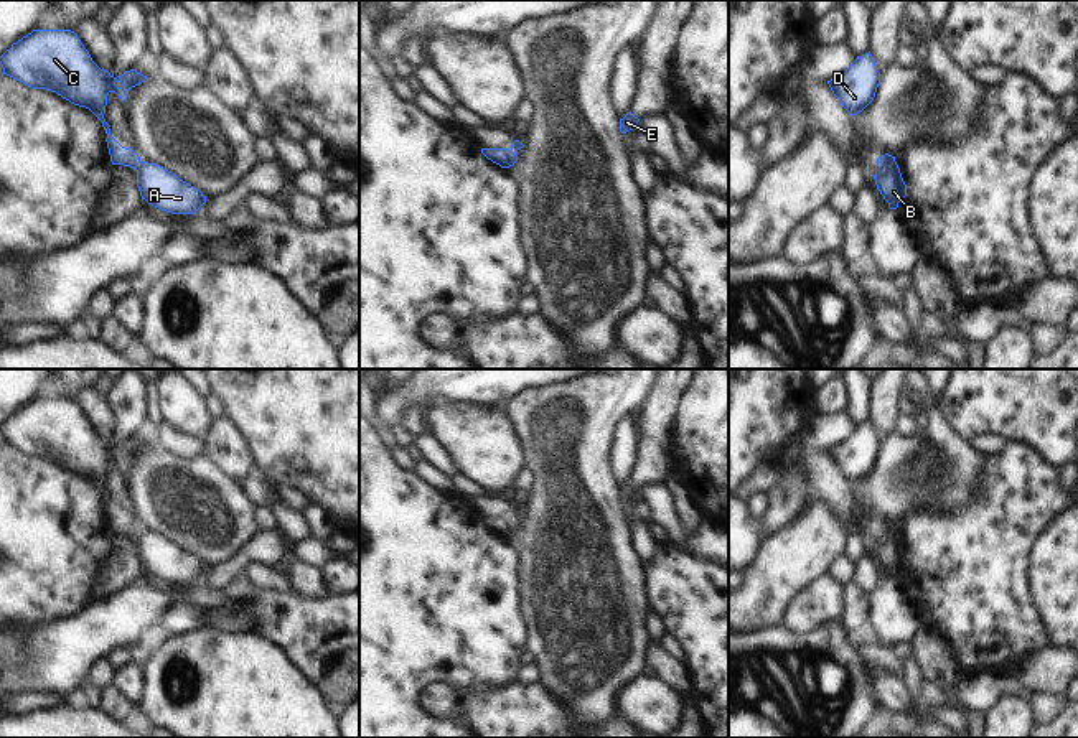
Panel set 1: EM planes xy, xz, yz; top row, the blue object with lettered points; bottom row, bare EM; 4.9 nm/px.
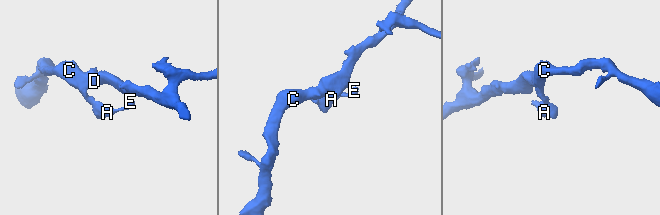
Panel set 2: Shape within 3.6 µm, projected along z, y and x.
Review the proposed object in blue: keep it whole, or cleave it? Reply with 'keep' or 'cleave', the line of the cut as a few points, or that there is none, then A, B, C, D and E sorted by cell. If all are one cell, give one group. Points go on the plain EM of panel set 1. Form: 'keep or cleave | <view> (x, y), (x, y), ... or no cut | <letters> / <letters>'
cleave | xz (506, 518), (508, 536) | A B E / C D

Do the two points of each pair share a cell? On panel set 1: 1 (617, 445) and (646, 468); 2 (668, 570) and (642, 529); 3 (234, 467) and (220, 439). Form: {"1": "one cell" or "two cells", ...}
{"1": "two cells", "2": "two cells", "3": "one cell"}

